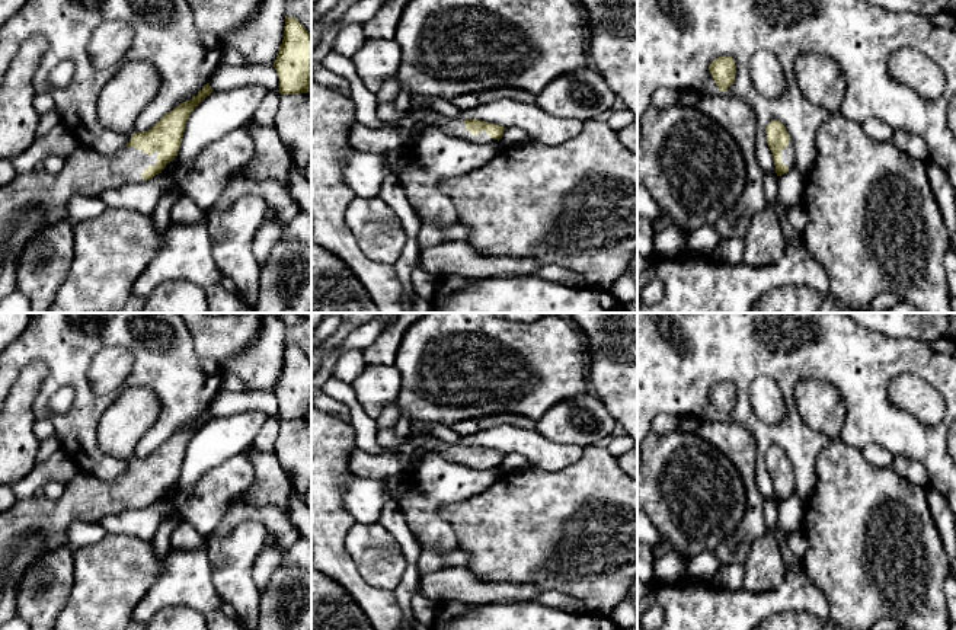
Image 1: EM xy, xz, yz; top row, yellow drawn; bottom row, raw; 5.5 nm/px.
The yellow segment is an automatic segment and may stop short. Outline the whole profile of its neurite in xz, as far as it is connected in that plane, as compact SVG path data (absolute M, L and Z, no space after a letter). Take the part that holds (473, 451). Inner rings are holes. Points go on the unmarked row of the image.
M410 434L397 450L403 473L412 473L421 460L432 450L442 452L444 458L455 464L476 470L496 468L502 464L505 454L479 445L444 444L438 438L425 434Z

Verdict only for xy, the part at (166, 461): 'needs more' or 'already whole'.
needs more

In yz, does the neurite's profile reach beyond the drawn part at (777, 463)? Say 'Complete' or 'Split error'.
Split error

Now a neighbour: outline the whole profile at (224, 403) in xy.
M220 388L210 404L212 418L224 418L250 409L262 410L268 416L279 419L278 399L271 391L233 393Z

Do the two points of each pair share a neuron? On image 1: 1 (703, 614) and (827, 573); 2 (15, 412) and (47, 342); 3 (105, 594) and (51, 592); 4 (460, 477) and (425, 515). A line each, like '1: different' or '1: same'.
1: different
2: different
3: different
4: same

